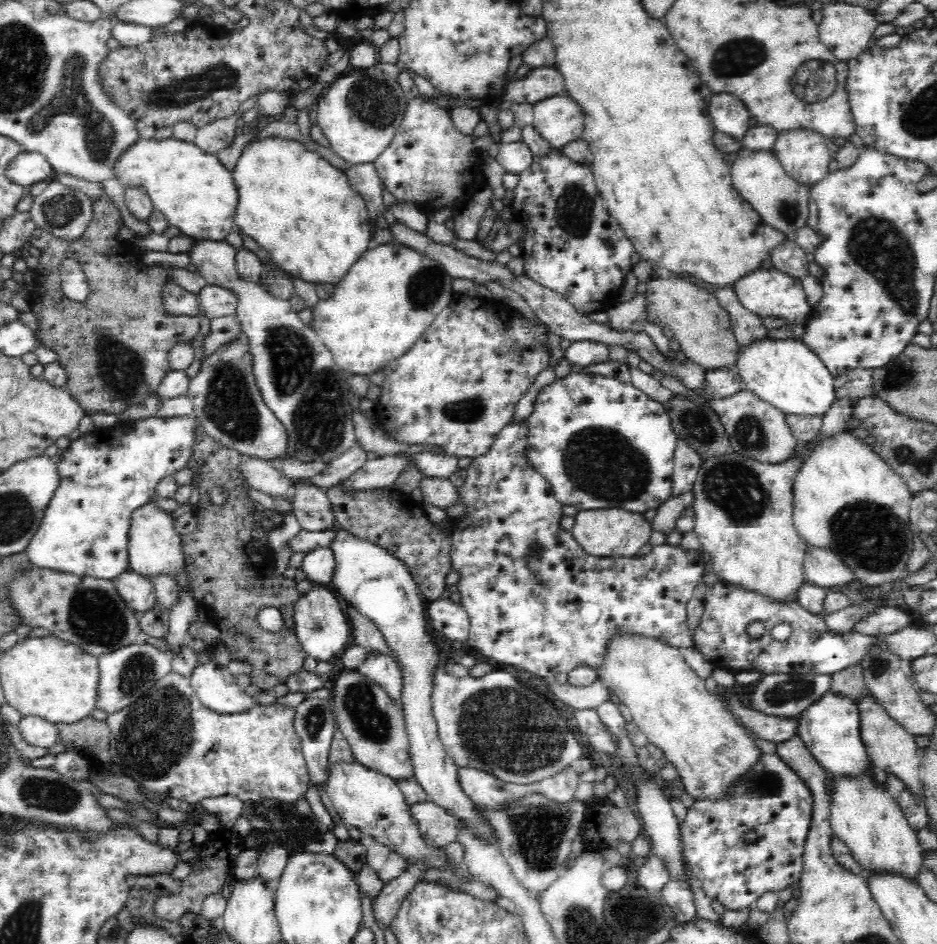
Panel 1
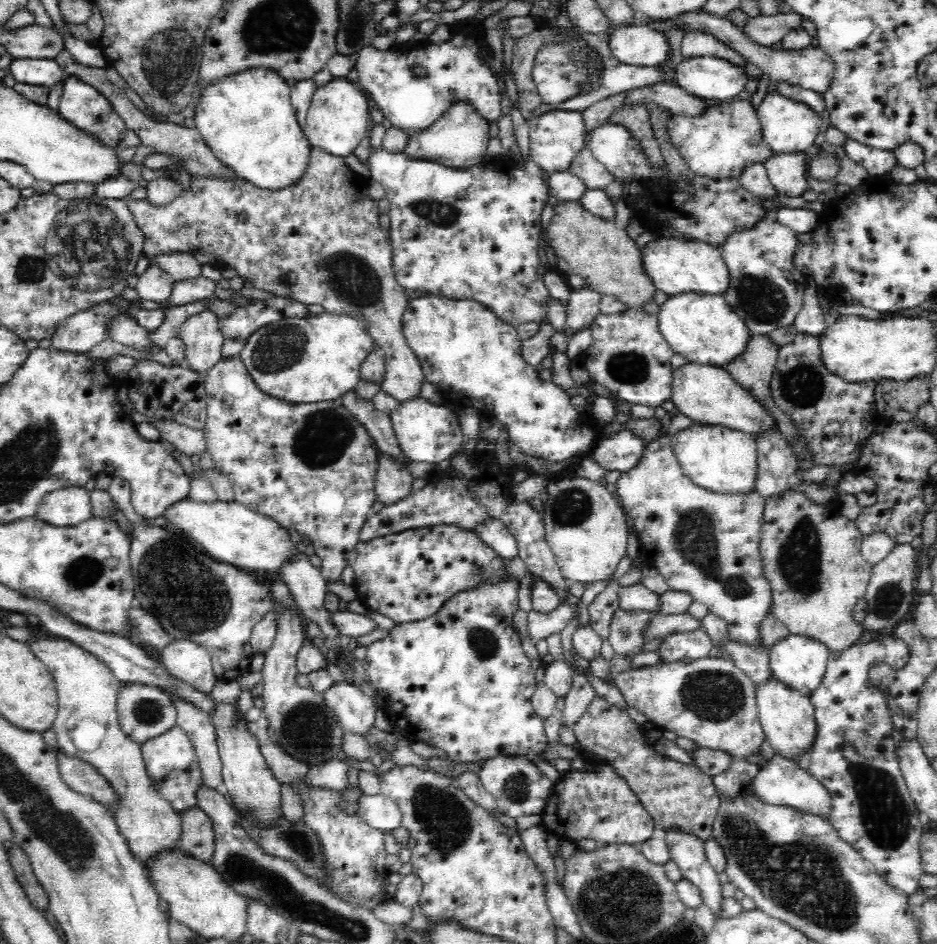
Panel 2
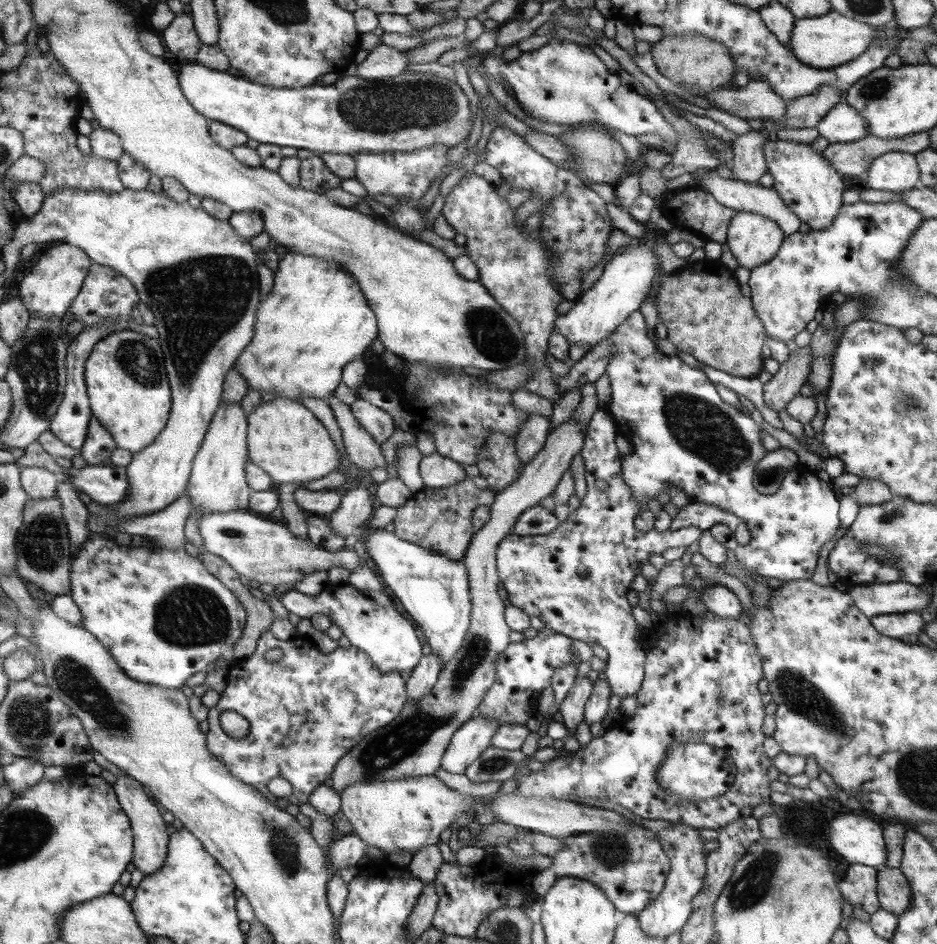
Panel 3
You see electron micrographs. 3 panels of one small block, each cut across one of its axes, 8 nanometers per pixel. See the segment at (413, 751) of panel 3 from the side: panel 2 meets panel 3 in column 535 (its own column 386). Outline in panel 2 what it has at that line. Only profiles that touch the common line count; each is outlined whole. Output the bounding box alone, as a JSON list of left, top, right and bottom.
[202,355,413,582]

